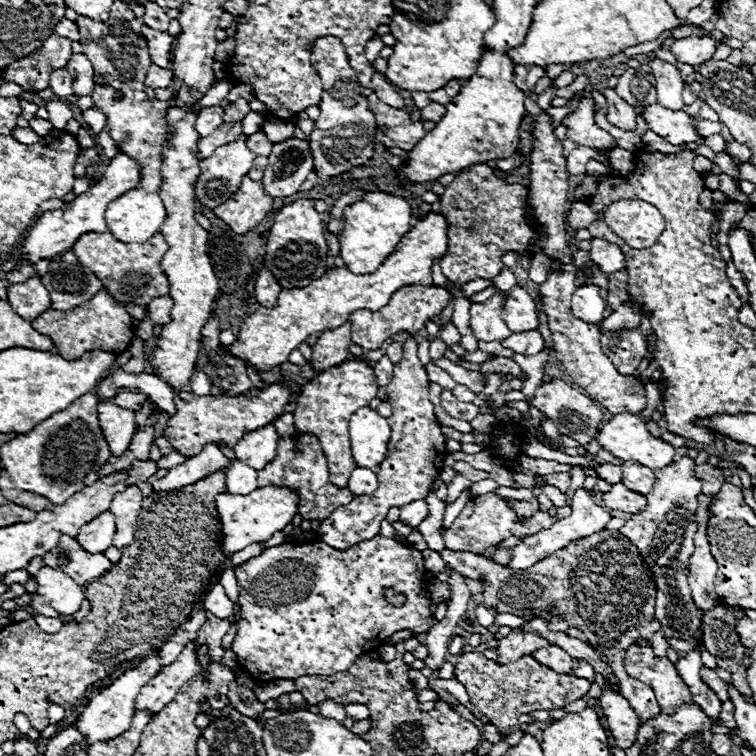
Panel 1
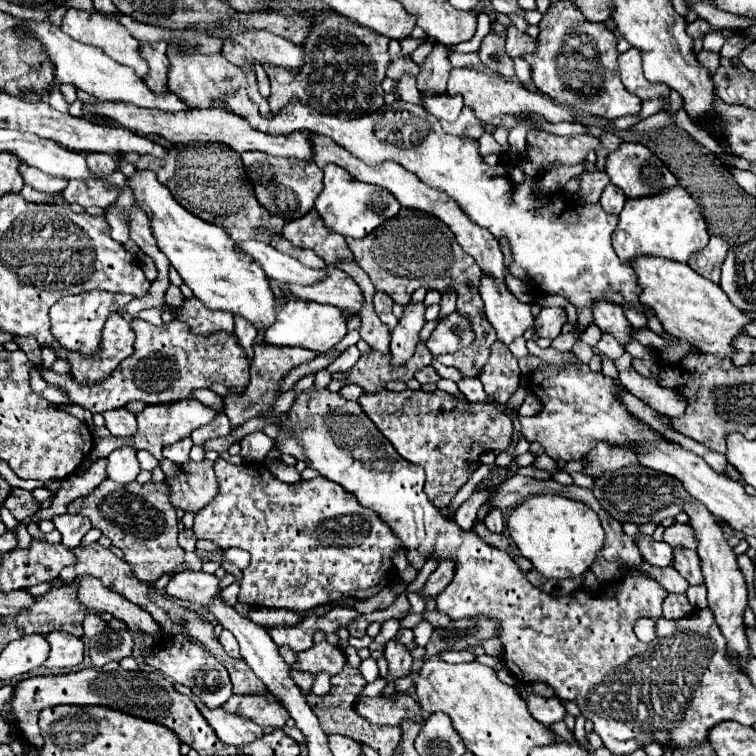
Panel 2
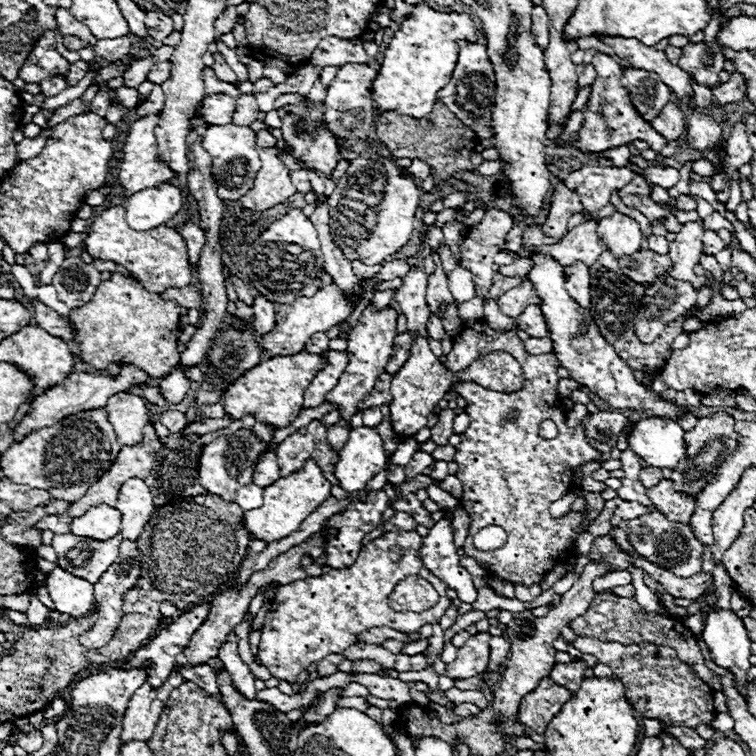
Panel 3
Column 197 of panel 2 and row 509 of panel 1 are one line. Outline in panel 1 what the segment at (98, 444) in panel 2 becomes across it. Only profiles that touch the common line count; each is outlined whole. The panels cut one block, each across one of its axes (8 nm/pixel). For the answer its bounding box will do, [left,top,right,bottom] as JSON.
[400,500,428,528]

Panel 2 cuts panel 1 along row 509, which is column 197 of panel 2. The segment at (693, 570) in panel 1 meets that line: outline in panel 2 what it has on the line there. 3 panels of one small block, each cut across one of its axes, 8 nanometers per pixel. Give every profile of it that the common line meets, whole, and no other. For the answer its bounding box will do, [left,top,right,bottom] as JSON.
[188,694,264,746]

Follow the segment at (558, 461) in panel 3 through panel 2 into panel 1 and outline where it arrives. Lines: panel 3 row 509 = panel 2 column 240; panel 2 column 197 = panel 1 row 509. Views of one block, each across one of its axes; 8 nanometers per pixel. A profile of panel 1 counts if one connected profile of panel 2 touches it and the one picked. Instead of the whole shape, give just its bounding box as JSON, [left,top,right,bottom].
[508,498,538,516]

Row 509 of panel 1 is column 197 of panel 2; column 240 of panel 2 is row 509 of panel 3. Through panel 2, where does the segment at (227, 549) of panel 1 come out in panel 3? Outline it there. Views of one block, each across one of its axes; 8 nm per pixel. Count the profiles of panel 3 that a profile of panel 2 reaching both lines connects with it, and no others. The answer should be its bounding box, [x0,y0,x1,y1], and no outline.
[244,460,332,542]

